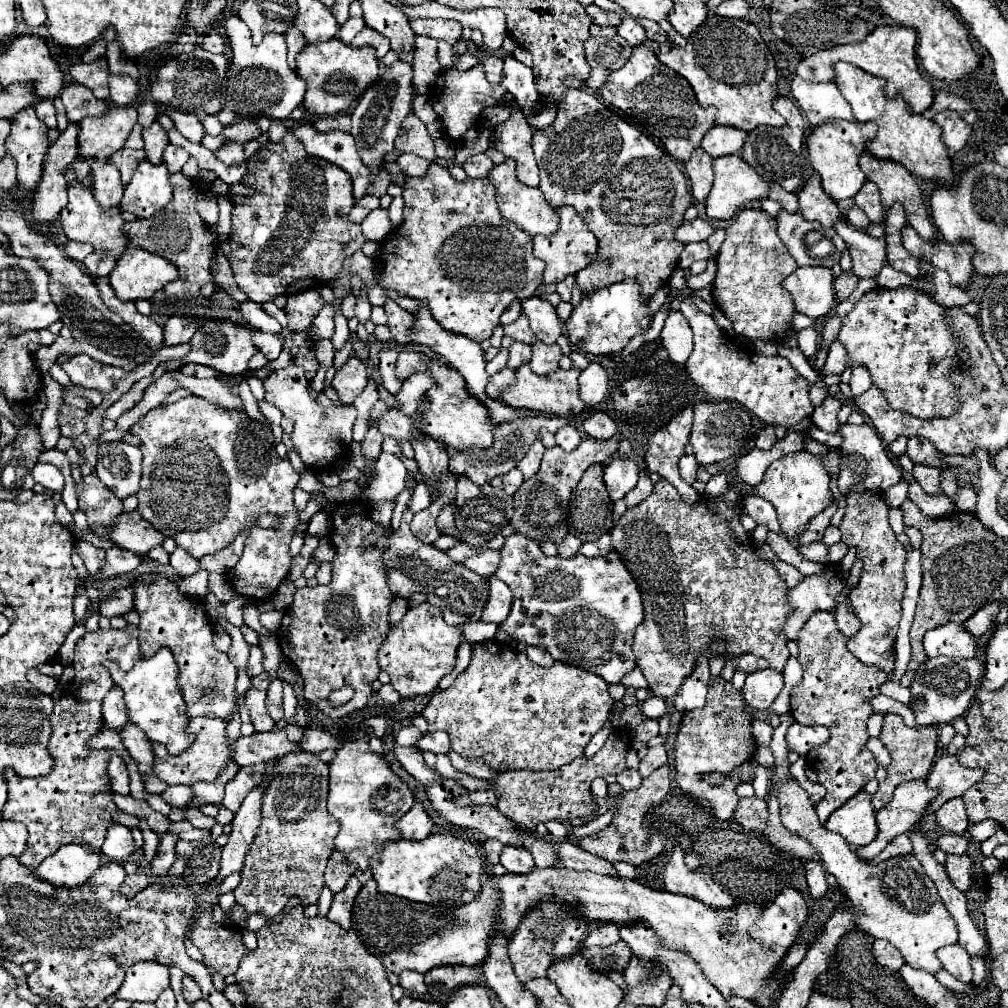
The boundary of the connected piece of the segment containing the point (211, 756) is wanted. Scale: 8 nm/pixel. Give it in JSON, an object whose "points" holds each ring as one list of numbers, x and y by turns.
{"points":[[196,717,186,725,186,733,194,735,194,743,180,755,172,757,160,743,152,743,154,751,154,775,168,785,194,785,198,781,214,781,220,775,220,769,232,761,232,749,226,739,226,723,220,719]]}

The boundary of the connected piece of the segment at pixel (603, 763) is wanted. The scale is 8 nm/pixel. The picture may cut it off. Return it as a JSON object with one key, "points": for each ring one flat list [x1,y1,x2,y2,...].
{"points":[[625,730,613,731,604,741,603,747,590,759,580,757,570,765,564,765,556,771,502,771,492,779,494,793,498,797,496,809,510,817,522,829,536,831,536,825,542,821,568,821,568,819,586,817,596,813,596,803,590,793,590,783,596,777,618,775,626,769,626,754,630,748,630,734]]}

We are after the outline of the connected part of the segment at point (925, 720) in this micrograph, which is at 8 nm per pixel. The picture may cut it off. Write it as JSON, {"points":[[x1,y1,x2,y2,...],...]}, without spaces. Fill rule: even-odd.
{"points":[[952,657,926,659,926,663,920,665,920,673,916,675,914,683,910,685,910,693,912,693,910,707,914,711,916,723,928,727,928,725,950,723,962,717,980,687,982,671,984,667,976,659,952,659]]}

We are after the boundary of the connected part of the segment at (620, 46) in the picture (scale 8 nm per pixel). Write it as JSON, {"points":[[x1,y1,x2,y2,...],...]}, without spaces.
{"points":[[616,35,612,39,588,37,584,51,586,51,586,61,590,65,590,75,588,75,586,87,590,87,594,91,600,85,604,85,608,75,612,71,620,69,624,65,624,61,632,55,632,47,620,35]]}

